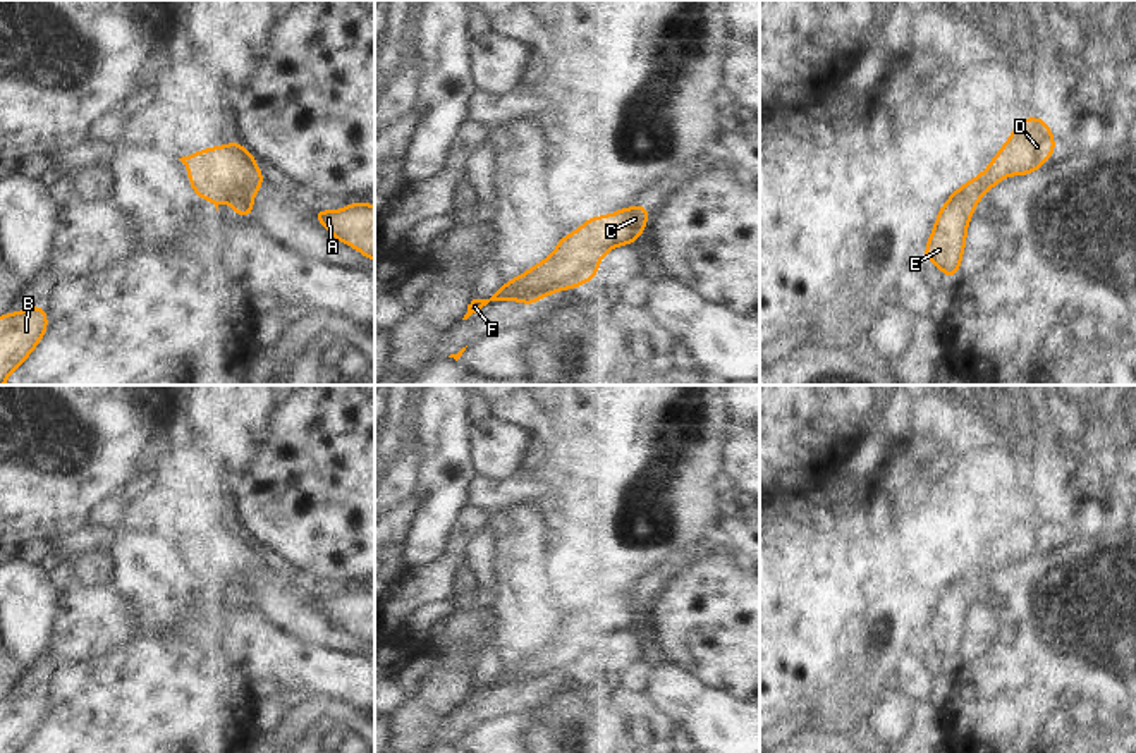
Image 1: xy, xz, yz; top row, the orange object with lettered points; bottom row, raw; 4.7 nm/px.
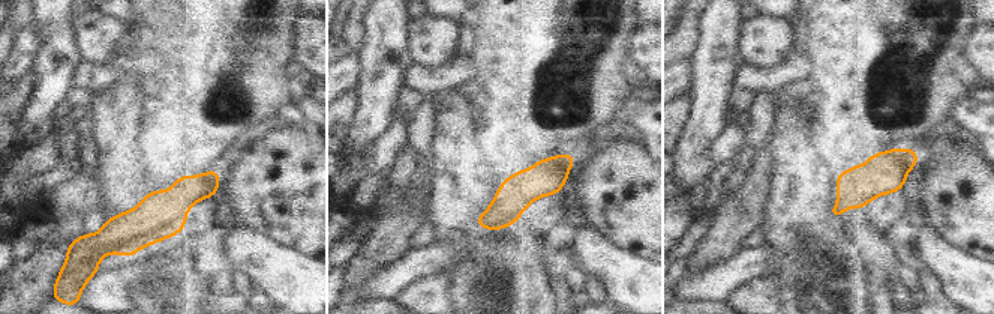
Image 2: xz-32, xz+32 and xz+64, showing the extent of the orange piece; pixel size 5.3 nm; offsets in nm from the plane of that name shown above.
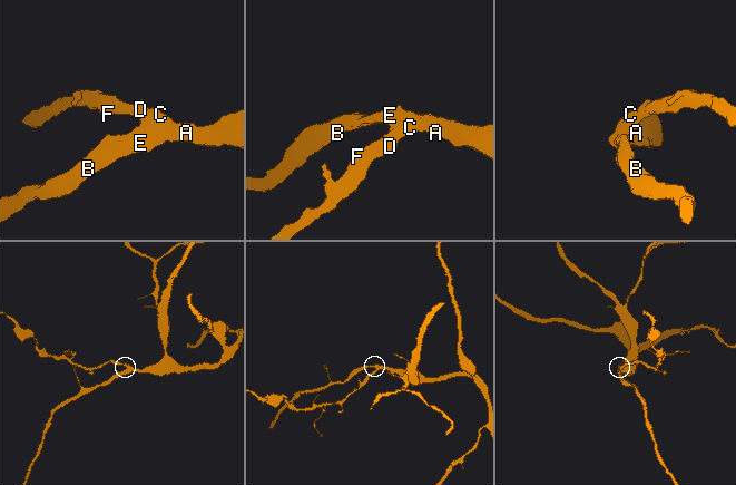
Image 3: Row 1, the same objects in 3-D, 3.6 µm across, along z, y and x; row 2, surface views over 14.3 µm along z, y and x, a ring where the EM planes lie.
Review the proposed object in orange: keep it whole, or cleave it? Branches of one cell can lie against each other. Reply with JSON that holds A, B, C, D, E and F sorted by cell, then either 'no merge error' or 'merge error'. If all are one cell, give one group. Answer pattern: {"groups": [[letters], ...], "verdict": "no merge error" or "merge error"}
{"groups": [["A", "B", "C", "D", "E", "F"]], "verdict": "no merge error"}

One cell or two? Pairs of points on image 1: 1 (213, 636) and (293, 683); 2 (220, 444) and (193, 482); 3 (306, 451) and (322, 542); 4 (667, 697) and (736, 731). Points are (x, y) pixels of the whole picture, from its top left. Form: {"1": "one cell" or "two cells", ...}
{"1": "one cell", "2": "two cells", "3": "one cell", "4": "one cell"}

